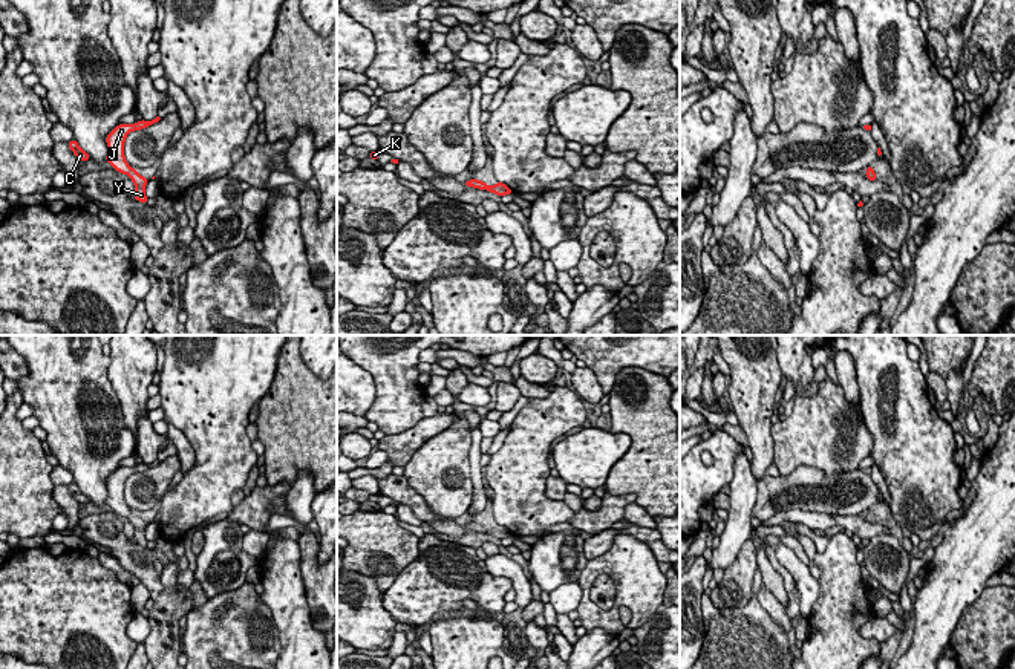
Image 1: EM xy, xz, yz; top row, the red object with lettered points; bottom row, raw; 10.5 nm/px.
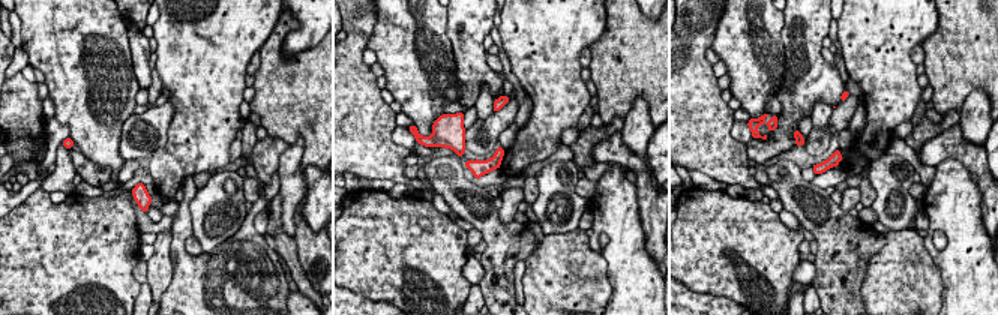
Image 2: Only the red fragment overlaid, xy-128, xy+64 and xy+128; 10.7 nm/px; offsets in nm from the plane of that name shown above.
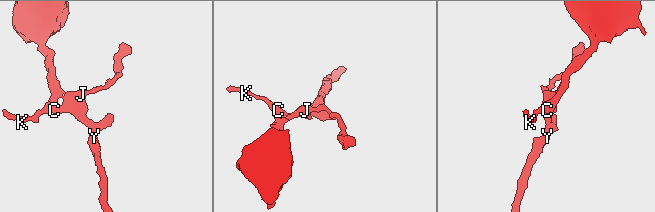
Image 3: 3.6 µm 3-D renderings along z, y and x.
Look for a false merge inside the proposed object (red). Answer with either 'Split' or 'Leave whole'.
Leave whole

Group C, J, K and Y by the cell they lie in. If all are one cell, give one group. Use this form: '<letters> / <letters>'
C J K Y

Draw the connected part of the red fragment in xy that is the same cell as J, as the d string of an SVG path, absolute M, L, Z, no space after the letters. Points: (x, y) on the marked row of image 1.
M156 116L152 121L138 121L135 124L119 124L116 126L106 138L107 142L107 156L106 161L119 173L127 175L129 179L133 181L135 184L135 199L147 204L147 196L145 196L145 185L148 182L148 179L145 179L144 176L141 176L135 168L132 168L129 165L129 162L124 158L124 141L127 138L127 135L133 130L141 130L145 129L152 124L156 124L161 118Z

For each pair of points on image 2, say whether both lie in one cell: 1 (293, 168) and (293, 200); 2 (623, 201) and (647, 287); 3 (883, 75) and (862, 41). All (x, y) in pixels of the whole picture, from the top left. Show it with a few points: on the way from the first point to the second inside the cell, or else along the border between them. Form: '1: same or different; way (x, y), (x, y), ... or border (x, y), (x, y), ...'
1: same; way (293, 176), (293, 192)
2: same; way (623, 222), (629, 266)
3: same; way (883, 66), (871, 50)

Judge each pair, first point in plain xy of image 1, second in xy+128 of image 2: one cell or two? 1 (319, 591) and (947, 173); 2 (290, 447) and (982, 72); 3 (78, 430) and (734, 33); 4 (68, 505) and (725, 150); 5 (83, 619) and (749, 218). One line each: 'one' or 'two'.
1: two
2: one
3: one
4: two
5: one

